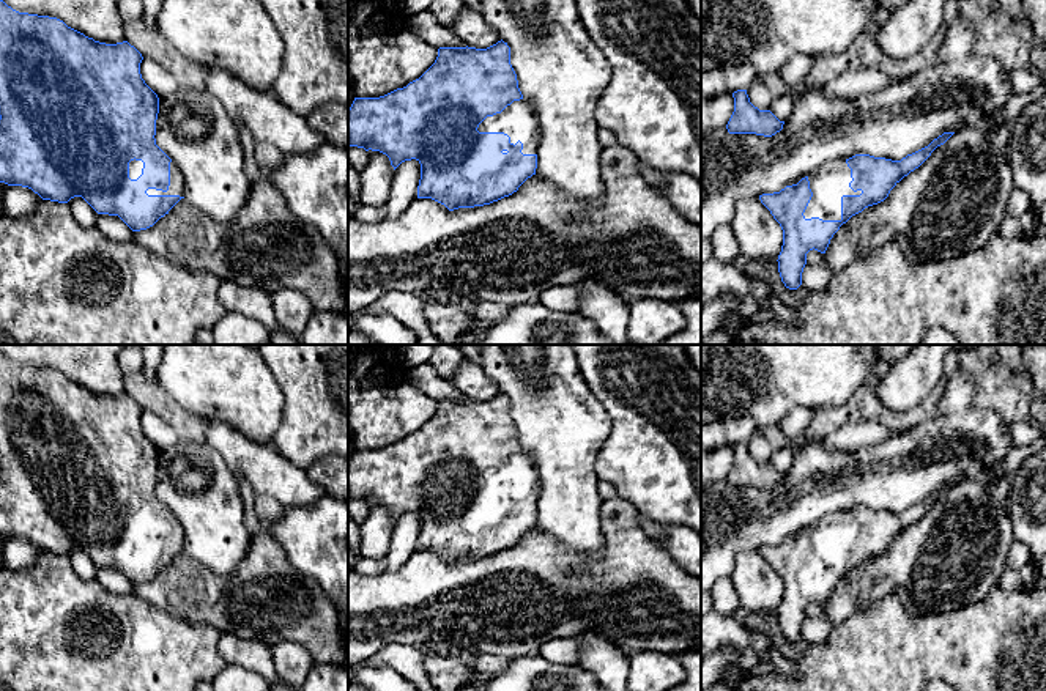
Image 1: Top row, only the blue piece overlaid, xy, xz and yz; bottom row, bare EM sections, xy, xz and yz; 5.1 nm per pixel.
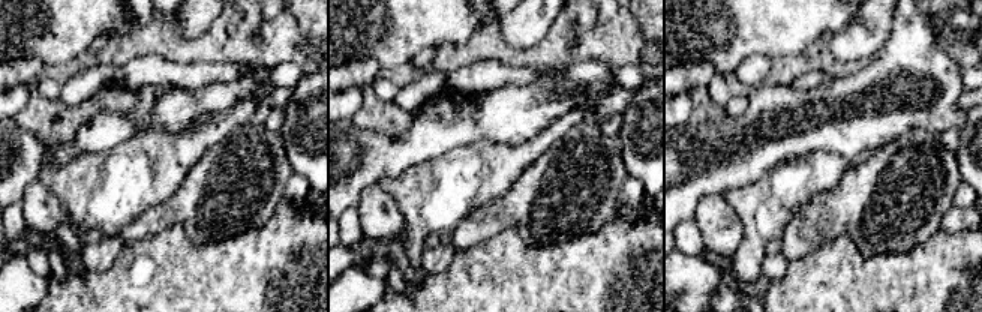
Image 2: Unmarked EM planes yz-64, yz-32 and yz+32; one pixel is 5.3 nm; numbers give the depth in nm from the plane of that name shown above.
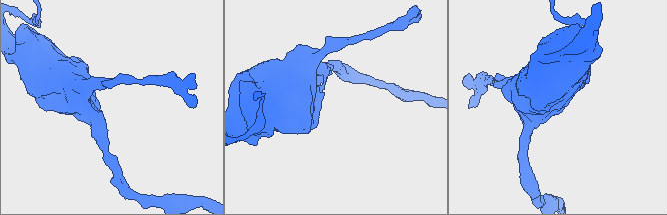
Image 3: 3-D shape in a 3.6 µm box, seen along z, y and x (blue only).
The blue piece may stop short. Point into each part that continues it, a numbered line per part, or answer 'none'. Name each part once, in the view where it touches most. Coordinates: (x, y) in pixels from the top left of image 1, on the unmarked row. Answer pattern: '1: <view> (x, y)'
1: yz (829, 535)

